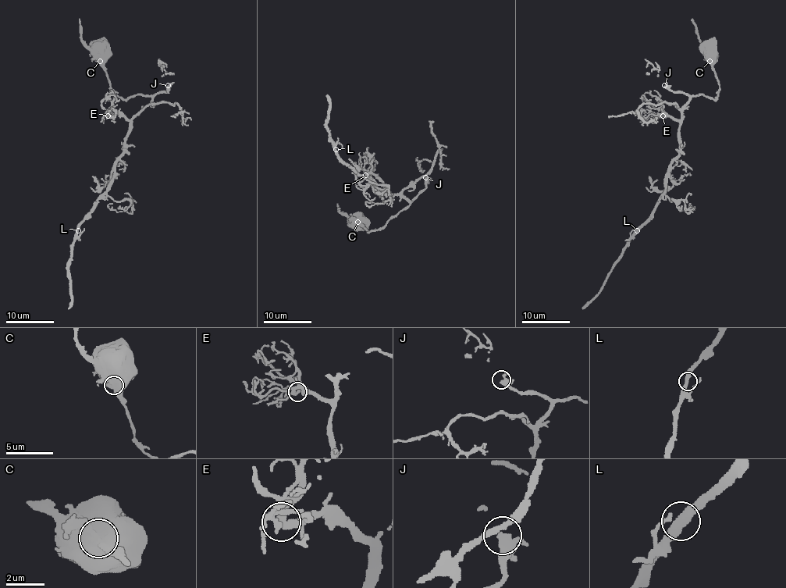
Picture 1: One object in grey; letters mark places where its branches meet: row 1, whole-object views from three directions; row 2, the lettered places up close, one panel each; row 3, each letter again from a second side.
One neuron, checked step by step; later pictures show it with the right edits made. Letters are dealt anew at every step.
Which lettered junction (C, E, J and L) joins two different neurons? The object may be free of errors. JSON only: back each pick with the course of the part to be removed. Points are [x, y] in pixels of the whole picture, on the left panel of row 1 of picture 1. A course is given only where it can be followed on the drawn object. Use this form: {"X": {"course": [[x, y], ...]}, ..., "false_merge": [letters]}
{"false_merge": []}

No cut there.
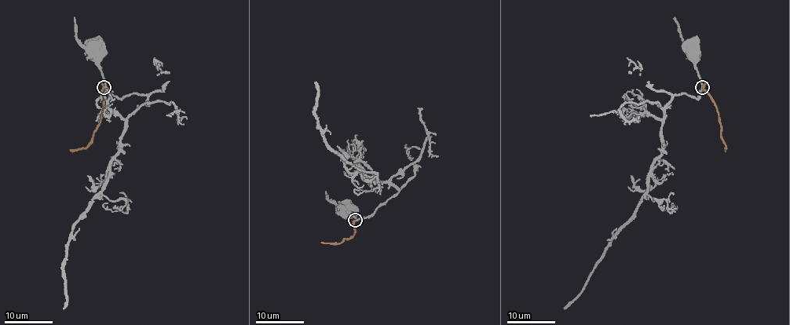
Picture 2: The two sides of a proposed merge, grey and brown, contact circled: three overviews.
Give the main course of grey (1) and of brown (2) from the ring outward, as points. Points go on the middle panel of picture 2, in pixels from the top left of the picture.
1: (356, 220), (347, 209)
2: (356, 220), (354, 234), (349, 239), (338, 243), (320, 242)

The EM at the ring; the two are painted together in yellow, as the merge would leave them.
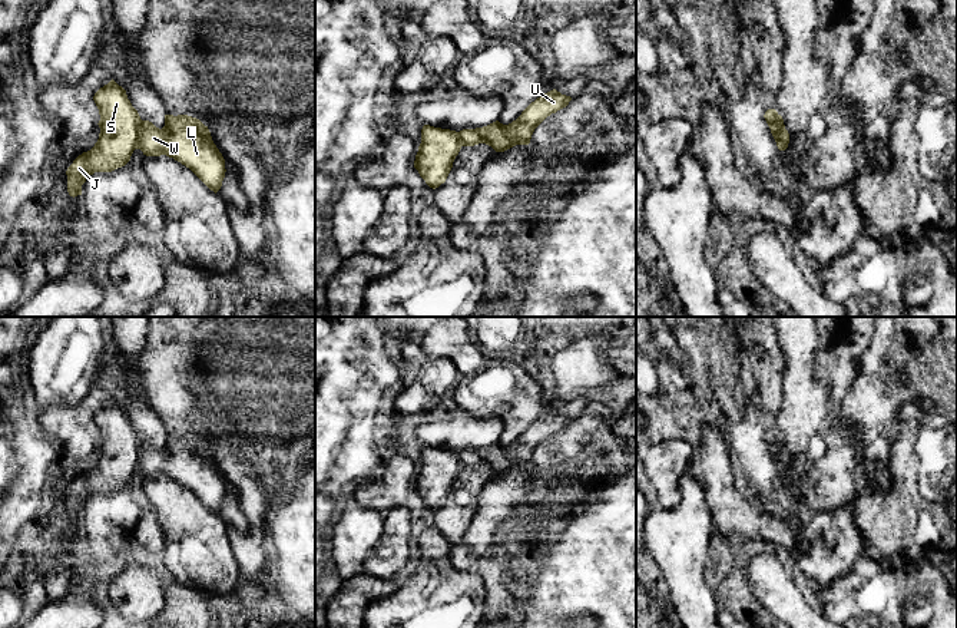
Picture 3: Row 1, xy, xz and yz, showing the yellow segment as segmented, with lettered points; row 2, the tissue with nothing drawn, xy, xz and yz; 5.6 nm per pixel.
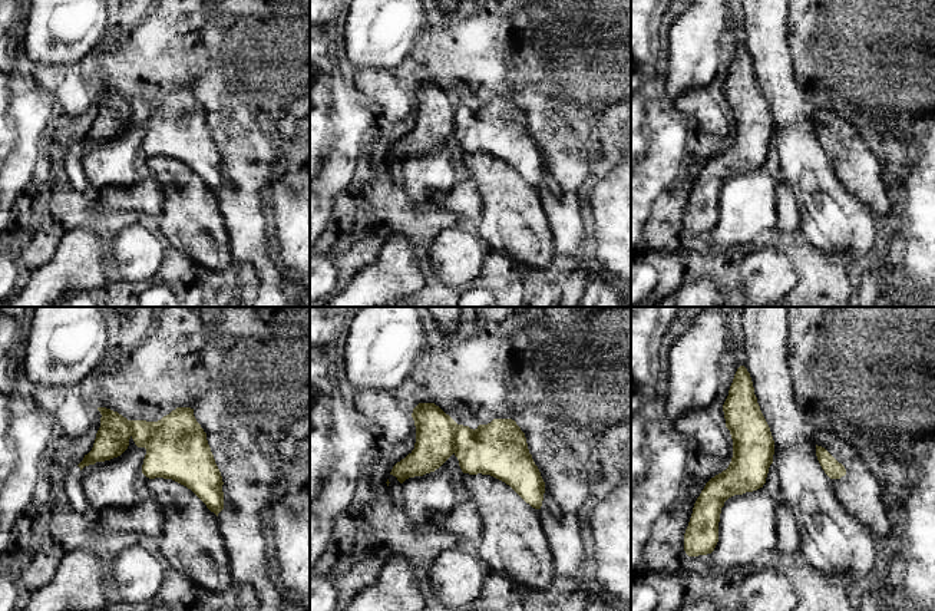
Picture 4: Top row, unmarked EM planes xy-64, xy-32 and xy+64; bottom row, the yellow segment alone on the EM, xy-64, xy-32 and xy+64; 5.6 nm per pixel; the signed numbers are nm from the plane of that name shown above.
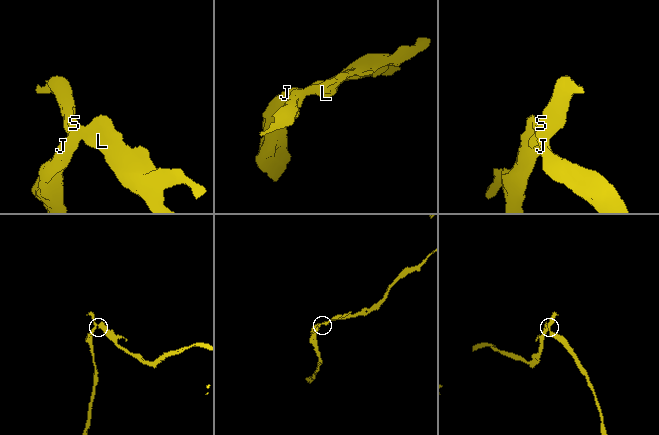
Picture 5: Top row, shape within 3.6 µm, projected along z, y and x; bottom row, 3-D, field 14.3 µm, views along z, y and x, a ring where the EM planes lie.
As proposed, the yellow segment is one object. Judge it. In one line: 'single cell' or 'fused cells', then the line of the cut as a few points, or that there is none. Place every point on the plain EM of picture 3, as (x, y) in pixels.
fused cells; cut xy (142, 442), (136, 469)

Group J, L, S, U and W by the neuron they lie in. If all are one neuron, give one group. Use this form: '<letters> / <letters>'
J S / L U W

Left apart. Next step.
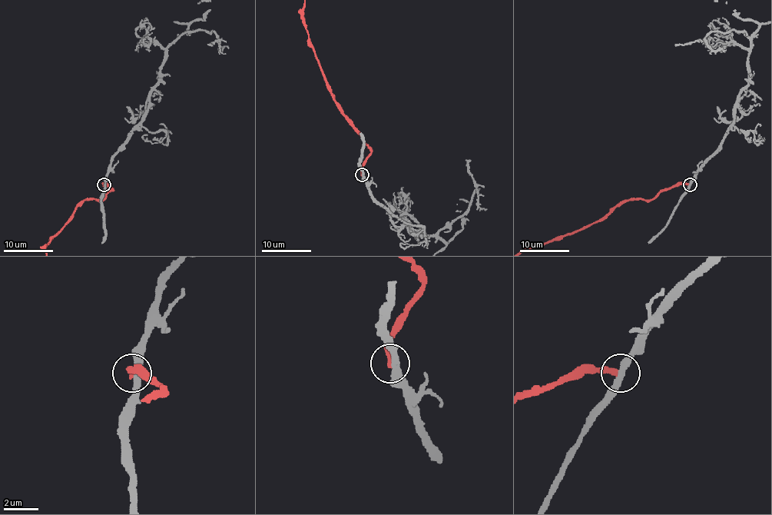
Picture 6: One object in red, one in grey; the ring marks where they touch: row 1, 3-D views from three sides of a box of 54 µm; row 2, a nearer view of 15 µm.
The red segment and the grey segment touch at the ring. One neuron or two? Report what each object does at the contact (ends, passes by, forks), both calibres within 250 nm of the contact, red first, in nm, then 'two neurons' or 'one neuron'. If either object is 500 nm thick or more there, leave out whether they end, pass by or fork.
red ends | grey passes by | 280/360 nm | two neurons

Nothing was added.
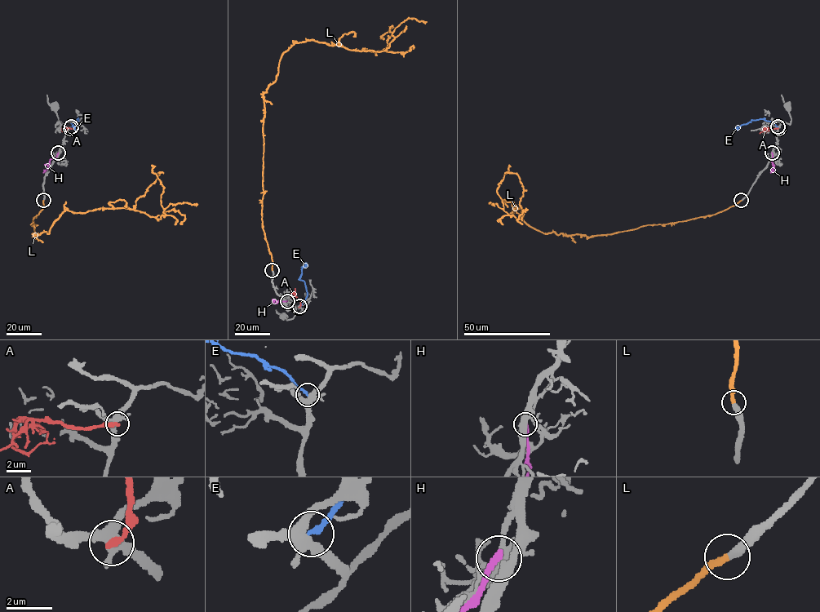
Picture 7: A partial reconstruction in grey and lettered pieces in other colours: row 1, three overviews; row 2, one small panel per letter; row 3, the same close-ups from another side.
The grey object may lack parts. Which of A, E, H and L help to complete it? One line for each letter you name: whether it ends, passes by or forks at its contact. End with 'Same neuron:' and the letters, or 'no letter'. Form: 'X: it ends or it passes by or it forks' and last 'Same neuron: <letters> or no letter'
L: it ends
Same neuron: L

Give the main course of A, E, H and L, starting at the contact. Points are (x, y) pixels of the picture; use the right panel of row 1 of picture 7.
A: (778, 128), (766, 127), (760, 133)
E: (777, 126), (770, 121), (758, 119), (733, 130)
H: (772, 152), (771, 170), (773, 170)
L: (741, 200), (612, 233), (546, 233), (511, 213), (521, 208), (520, 219), (503, 210), (497, 189), (509, 165)

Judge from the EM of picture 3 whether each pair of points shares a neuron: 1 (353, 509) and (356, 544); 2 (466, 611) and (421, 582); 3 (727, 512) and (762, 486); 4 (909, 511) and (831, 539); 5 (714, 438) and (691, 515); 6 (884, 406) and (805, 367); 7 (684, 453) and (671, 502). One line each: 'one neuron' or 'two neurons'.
1: one neuron
2: one neuron
3: two neurons
4: two neurons
5: two neurons
6: two neurons
7: one neuron

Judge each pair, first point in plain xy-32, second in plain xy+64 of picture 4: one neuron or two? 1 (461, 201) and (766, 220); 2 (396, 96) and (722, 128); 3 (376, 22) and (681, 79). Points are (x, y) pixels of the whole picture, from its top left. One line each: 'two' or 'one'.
1: two
2: one
3: one

